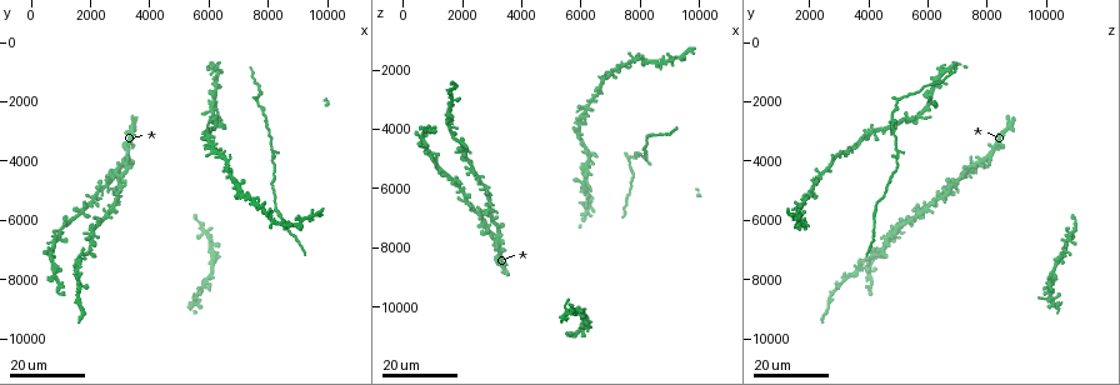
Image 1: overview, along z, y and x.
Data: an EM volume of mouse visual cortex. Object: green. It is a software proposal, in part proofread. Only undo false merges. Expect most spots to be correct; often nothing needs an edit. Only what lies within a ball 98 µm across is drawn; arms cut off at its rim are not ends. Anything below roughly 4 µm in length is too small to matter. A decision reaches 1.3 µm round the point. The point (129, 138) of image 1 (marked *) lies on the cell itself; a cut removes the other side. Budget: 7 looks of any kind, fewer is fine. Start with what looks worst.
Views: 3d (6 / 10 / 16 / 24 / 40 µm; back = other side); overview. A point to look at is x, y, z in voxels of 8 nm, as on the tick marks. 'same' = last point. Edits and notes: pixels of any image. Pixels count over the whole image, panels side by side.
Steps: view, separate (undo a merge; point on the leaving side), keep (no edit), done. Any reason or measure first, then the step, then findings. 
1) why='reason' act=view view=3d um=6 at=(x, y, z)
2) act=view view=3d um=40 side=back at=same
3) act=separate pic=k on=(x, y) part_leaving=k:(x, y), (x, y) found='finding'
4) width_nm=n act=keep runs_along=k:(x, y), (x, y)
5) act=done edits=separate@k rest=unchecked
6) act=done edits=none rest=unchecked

act=view view=3d um=24 at=(7800, 1800, 5600)

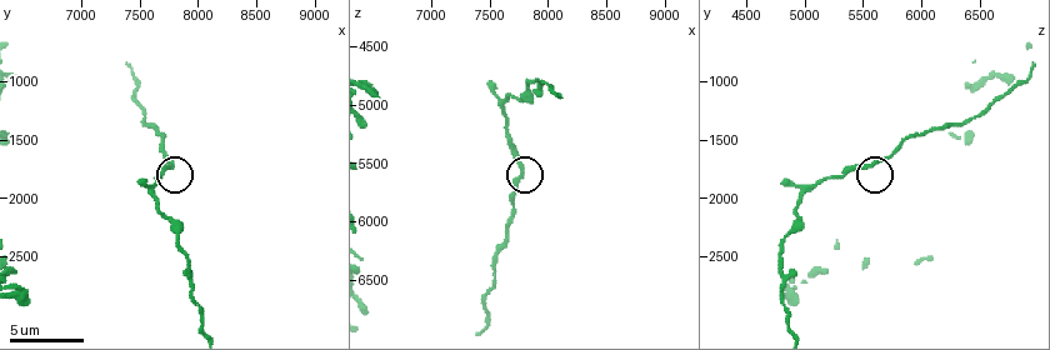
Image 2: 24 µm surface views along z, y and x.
act=view view=3d um=10 at=(7780, 1700, 5620)

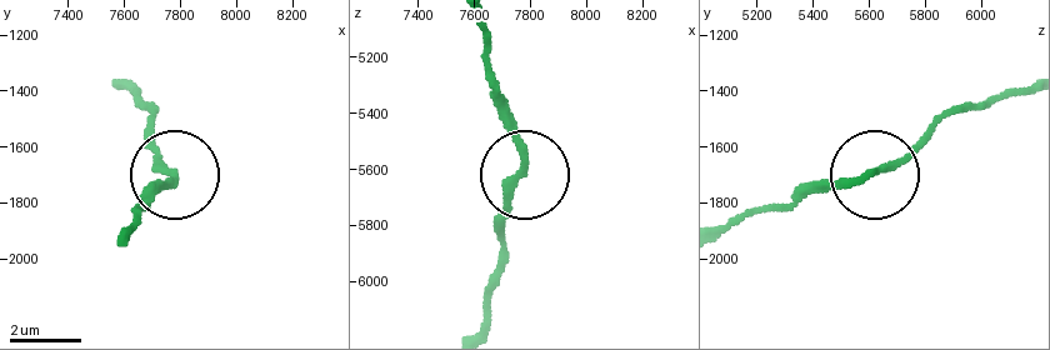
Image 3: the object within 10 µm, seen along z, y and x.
width_nm=200 act=keep found='one cell here'

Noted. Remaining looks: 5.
why='thin neck' act=view view=3d um=16 at=(900, 8400, 4000)

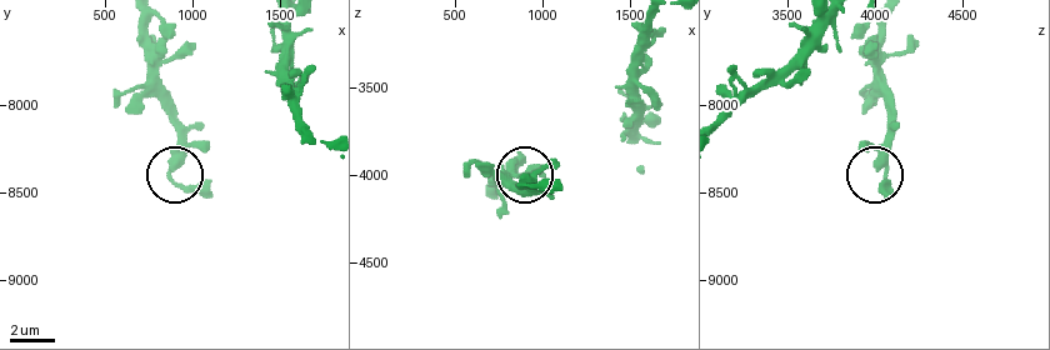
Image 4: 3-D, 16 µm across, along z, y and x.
act=view view=3d um=10 at=(900, 8400, 4060)

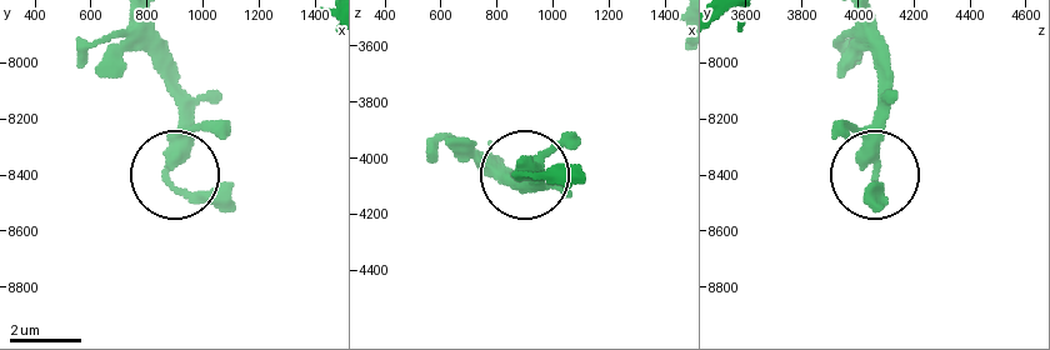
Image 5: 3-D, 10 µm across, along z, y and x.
width_nm=310 act=keep runs_along=5:(868, 20), (876, 170) found='all the same cell'

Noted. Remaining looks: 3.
why='looks like a crossing' act=view view=3d um=16 at=(600, 7200, 4300)

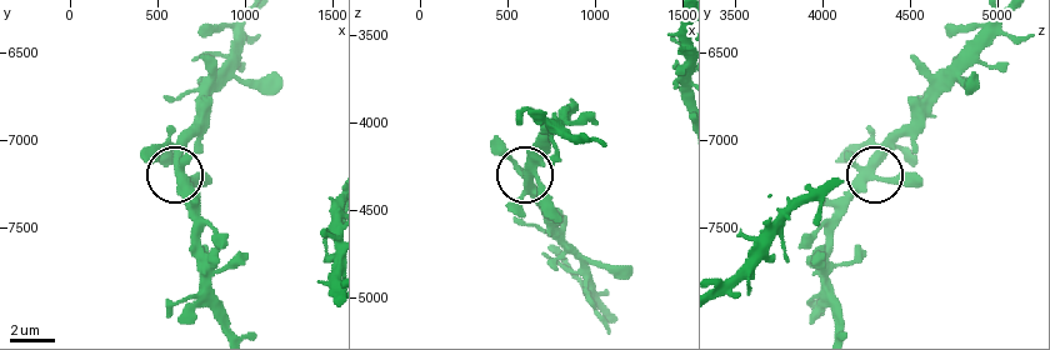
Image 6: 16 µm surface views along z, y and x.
act=view view=3d um=6 at=(660, 7220, 4280)

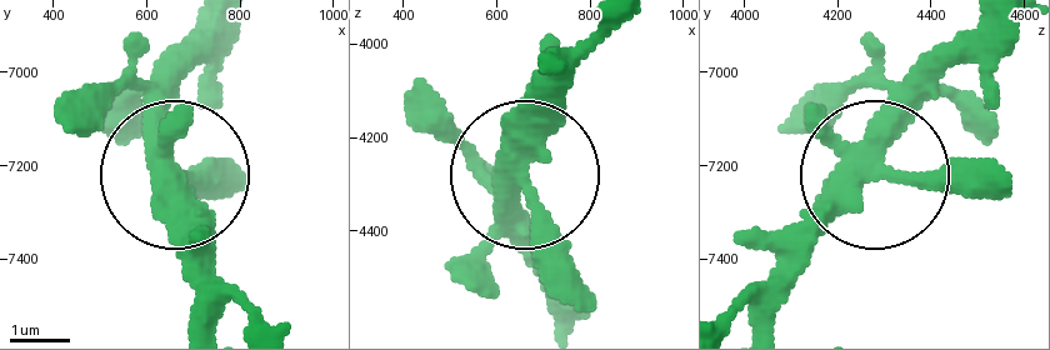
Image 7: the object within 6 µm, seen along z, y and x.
act=view view=3d um=6 side=back at=(645, 7220, 4270)

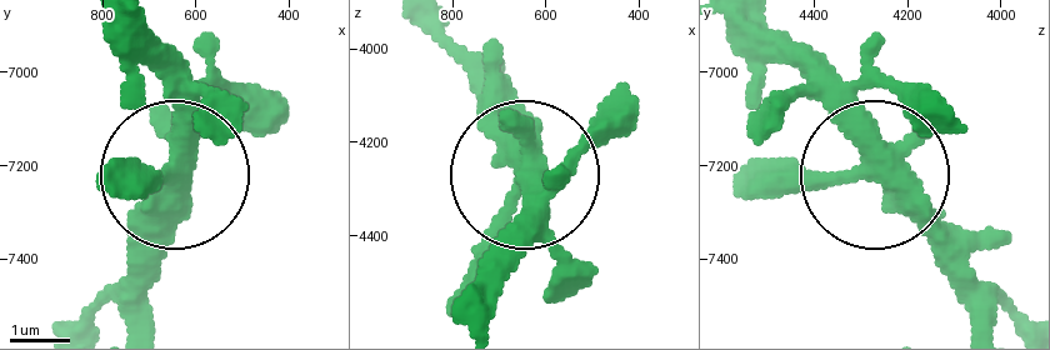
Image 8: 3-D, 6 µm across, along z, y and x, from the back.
width_nm=390 act=keep runs_along=8:(745, 20), (870, 165), (735, 170) found='all the same cell'

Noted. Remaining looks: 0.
act=done edits=none rest=unchecked

